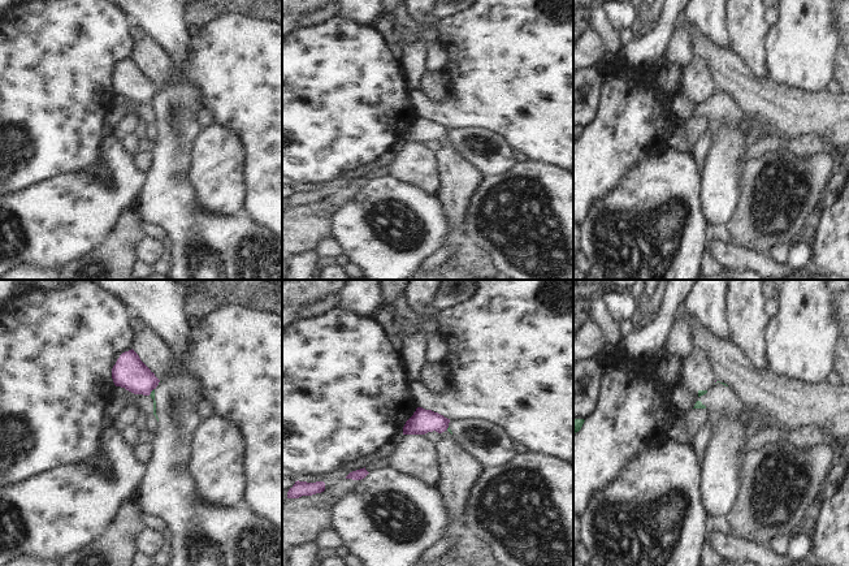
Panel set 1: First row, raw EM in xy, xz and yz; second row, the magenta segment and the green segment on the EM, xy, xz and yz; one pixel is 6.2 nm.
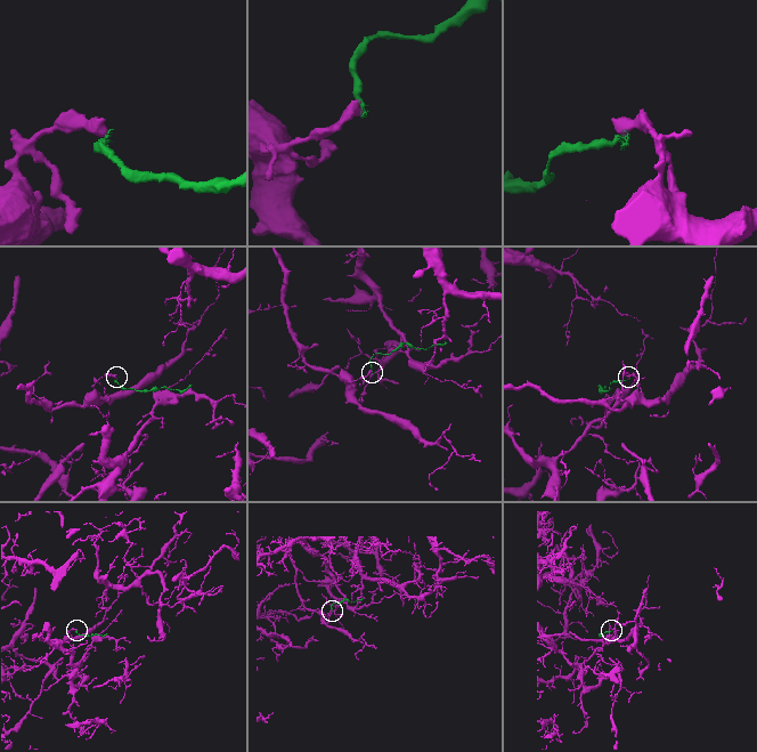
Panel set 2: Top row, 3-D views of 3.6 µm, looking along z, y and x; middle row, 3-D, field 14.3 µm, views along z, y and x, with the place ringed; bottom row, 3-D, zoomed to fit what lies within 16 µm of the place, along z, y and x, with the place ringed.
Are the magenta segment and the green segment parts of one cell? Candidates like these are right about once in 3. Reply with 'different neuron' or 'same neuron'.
different neuron

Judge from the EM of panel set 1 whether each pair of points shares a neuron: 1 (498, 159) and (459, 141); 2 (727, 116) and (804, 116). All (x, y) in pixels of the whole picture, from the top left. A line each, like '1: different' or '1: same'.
1: same
2: different

